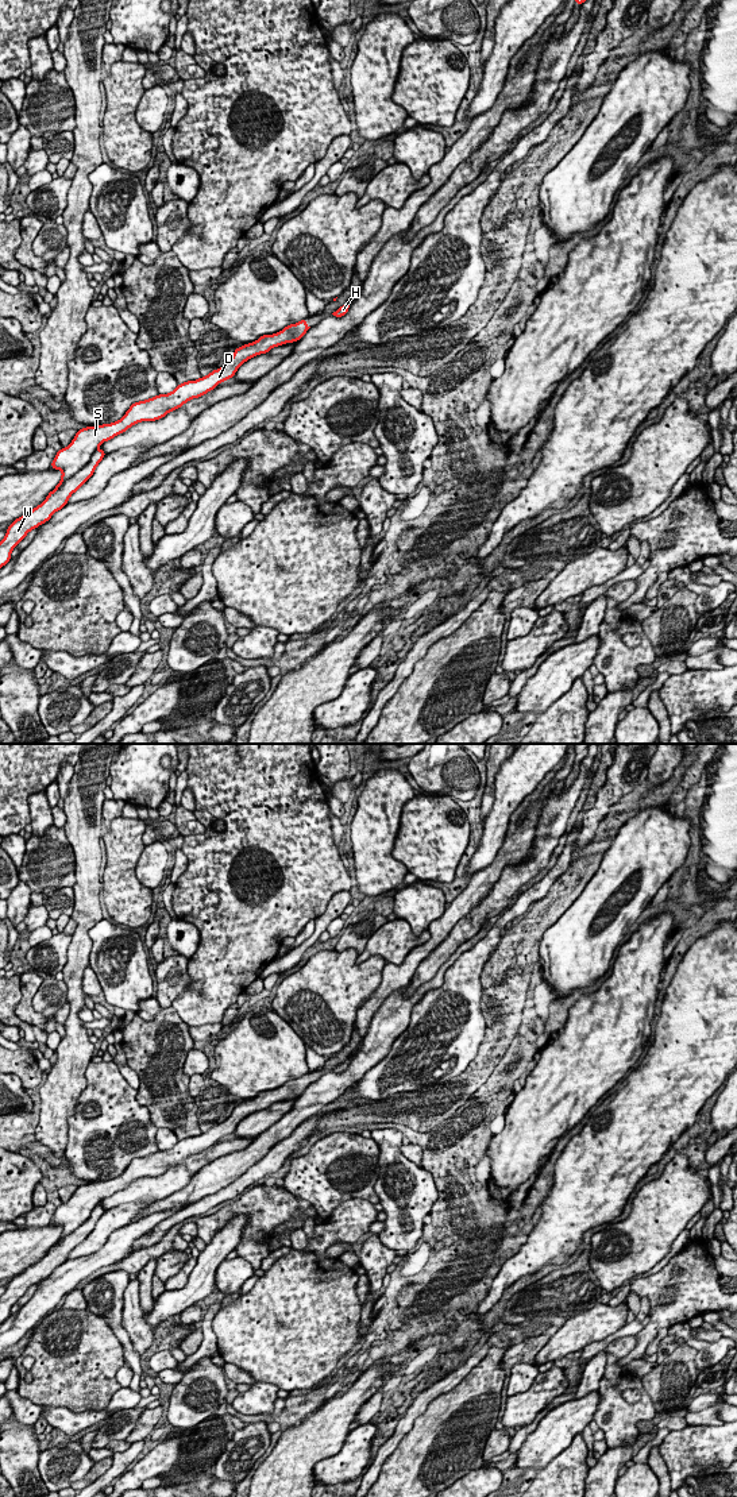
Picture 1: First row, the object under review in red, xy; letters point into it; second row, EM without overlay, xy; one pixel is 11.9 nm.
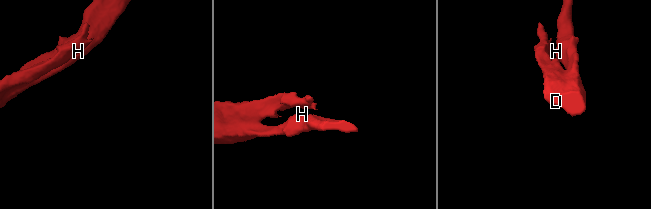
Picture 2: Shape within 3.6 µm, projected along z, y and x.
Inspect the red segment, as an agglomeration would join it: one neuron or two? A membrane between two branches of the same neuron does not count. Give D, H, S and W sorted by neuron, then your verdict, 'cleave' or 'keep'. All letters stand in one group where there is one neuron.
groups D S / H W; cleave

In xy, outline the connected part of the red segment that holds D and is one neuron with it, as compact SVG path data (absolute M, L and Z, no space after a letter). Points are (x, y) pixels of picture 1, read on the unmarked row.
M304 1074L300 1079L285 1083L281 1088L263 1091L258 1096L236 1104L232 1114L223 1123L213 1126L207 1133L180 1139L169 1150L158 1150L157 1153L134 1158L126 1170L112 1180L86 1182L77 1187L72 1199L66 1204L61 1204L51 1219L51 1224L62 1227L61 1236L55 1245L61 1245L65 1236L84 1224L101 1199L112 1196L140 1177L159 1176L188 1157L207 1150L219 1139L234 1134L239 1122L248 1115L266 1110L277 1101L300 1096L309 1084L306 1074Z

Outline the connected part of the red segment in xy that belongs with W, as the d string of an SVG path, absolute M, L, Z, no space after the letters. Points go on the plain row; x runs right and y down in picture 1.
M96 1205L89 1219L76 1231L65 1236L61 1245L50 1247L40 1261L27 1268L20 1274L16 1274L8 1282L4 1295L0 1297L0 1324L9 1317L13 1304L24 1296L30 1286L49 1277L55 1268L67 1261L70 1251L93 1231L105 1211L103 1205Z

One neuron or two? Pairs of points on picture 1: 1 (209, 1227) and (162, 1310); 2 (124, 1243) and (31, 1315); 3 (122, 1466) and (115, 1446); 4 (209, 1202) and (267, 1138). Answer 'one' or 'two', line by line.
1: two
2: one
3: two
4: two

